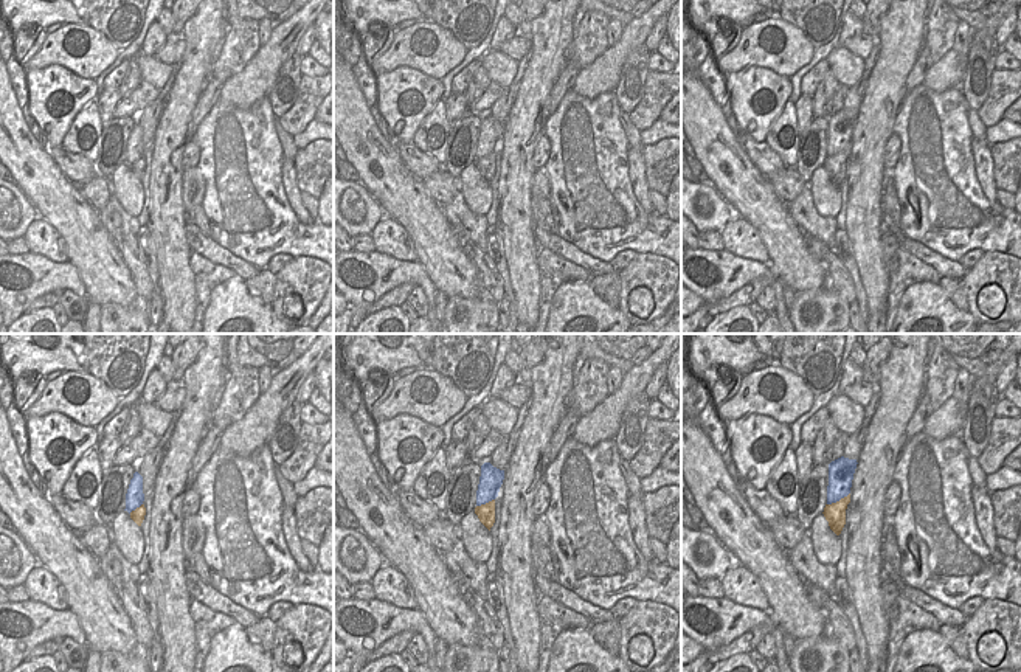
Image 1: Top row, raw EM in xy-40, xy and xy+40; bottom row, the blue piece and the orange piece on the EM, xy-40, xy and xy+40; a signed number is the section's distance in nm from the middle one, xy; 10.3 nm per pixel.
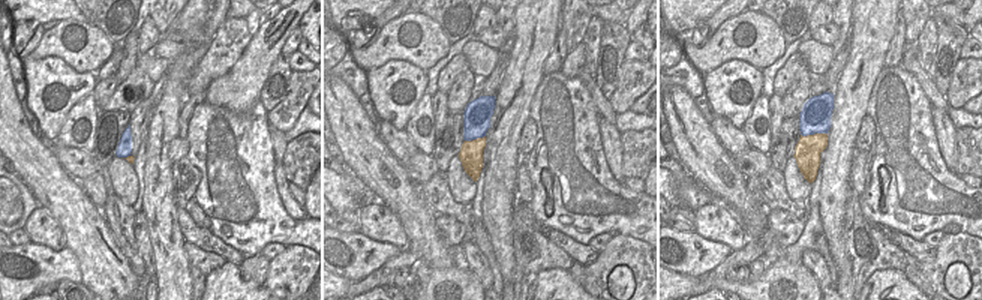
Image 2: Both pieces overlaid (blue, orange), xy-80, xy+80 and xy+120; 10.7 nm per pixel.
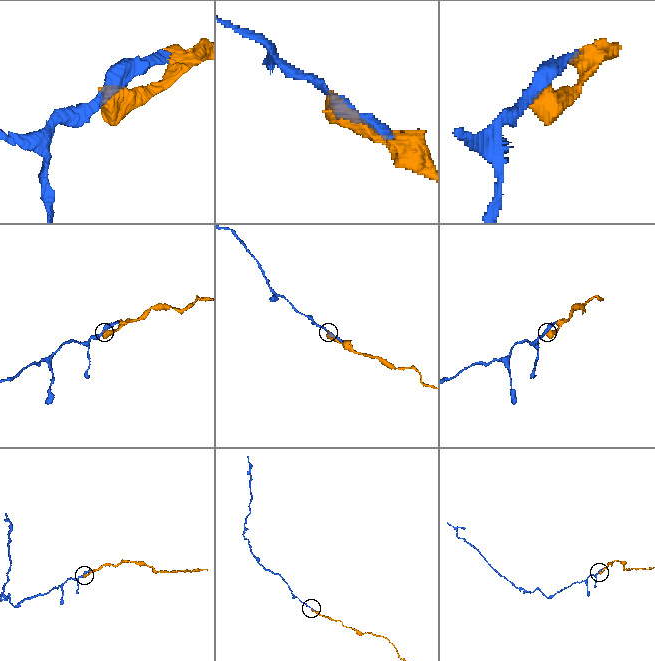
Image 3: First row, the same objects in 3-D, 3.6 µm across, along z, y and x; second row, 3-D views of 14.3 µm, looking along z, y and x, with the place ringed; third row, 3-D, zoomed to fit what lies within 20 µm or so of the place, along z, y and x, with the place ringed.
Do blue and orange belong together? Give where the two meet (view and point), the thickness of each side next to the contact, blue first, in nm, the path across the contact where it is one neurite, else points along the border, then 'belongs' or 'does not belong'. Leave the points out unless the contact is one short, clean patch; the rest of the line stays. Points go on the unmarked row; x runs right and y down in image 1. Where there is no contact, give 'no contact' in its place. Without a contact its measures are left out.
contact xy+40 (838, 152); calibres 260 and 220 nm; belongs

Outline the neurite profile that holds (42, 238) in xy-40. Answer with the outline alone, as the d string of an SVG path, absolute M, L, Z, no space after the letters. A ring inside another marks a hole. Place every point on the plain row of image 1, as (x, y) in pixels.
M33 220L23 236L31 253L42 255L53 262L67 262L67 242L47 220Z

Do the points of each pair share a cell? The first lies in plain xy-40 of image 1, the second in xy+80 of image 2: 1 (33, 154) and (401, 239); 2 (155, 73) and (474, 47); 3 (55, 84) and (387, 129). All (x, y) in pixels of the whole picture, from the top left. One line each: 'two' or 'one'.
1: two
2: one
3: two

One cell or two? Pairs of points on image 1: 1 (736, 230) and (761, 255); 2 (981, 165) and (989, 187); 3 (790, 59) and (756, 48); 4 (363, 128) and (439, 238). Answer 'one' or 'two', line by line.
1: one
2: one
3: one
4: one

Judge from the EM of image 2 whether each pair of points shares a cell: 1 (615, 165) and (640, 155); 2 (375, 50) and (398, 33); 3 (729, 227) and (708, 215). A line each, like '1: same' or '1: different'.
1: different
2: same
3: same

